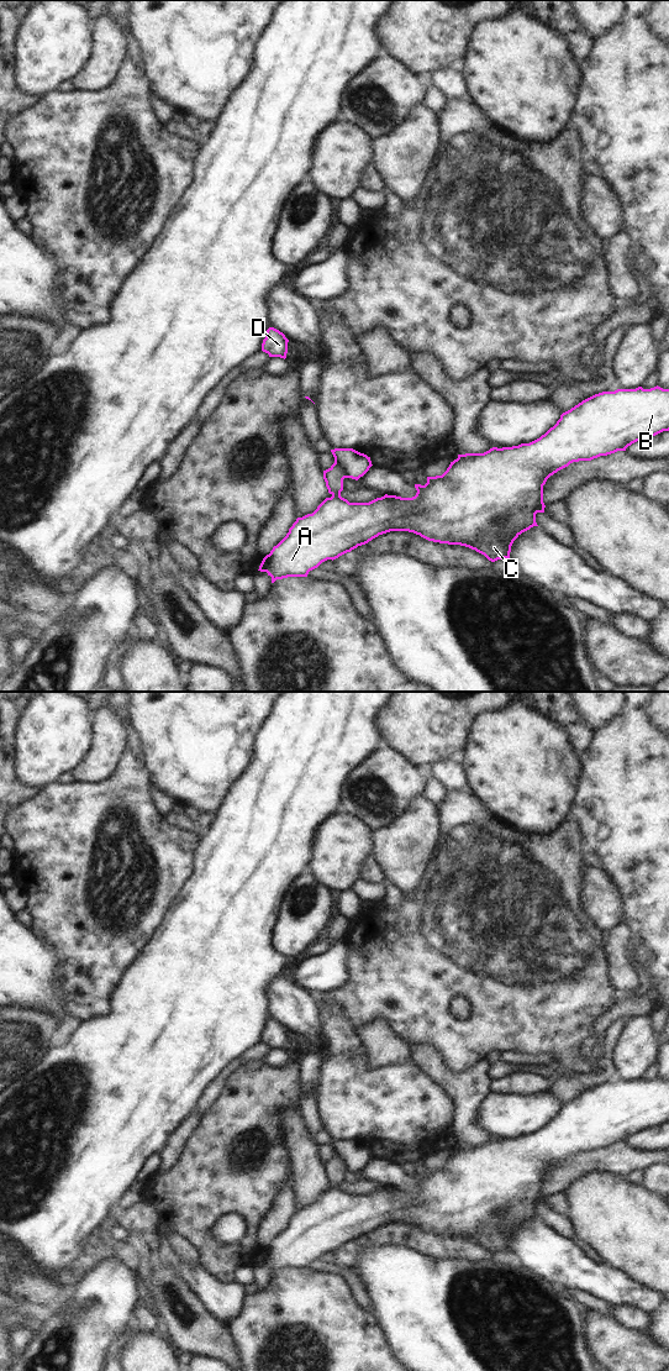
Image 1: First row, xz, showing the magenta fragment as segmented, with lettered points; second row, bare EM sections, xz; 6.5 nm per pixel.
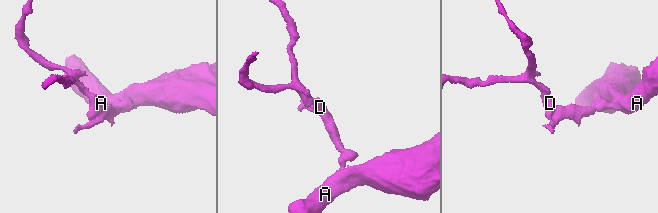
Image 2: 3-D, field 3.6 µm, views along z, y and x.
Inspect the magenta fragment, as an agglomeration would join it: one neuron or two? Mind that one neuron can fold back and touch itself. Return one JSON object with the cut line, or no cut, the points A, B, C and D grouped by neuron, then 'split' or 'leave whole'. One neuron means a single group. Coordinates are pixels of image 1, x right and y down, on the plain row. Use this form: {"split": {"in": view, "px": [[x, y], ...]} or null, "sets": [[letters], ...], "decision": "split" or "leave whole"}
{"split": null, "sets": [["A", "B", "C", "D"]], "decision": "leave whole"}

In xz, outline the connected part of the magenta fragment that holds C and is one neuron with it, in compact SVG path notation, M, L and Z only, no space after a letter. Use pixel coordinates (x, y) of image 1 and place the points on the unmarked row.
M657 1077L650 1081L638 1078L602 1083L563 1104L553 1119L530 1135L492 1139L484 1145L458 1146L442 1167L427 1168L425 1177L415 1176L417 1182L415 1188L401 1189L385 1186L369 1194L349 1194L341 1188L341 1183L344 1170L358 1172L369 1162L373 1157L370 1149L353 1140L331 1141L334 1155L323 1162L323 1171L332 1188L326 1189L312 1205L297 1209L286 1228L263 1250L258 1262L267 1264L272 1268L272 1275L288 1268L307 1268L309 1264L322 1254L333 1252L390 1223L409 1223L428 1233L465 1238L484 1246L491 1254L510 1250L513 1233L522 1224L538 1218L536 1205L544 1204L543 1177L551 1167L573 1154L591 1152L600 1147L626 1142L632 1135L663 1123L669 1123L669 1081Z

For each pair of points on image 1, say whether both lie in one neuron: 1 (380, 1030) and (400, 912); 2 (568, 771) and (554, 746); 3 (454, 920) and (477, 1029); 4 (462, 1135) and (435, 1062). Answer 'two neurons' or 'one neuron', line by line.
1: two neurons
2: one neuron
3: one neuron
4: one neuron

